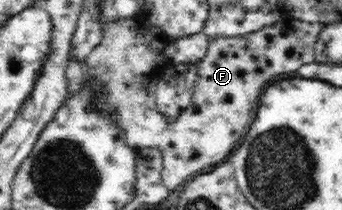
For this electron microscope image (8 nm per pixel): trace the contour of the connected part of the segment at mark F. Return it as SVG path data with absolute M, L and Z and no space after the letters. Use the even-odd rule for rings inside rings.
M142 17L102 28L102 41L88 57L84 70L85 73L97 76L101 80L101 91L105 91L105 94L101 95L98 103L104 107L108 106L110 114L119 121L129 146L138 150L152 147L162 151L164 160L161 183L172 194L173 190L185 185L184 183L192 180L194 175L198 175L198 171L206 171L208 167L219 165L220 161L224 161L232 153L234 145L240 141L242 135L246 136L246 131L251 125L250 113L256 111L258 101L254 99L260 97L258 91L263 92L274 81L294 75L302 65L315 62L317 39L324 26L288 17L284 24L276 23L244 38L214 39L210 43L208 54L200 61L200 77L193 90L192 105L186 106L174 121L171 121L170 116L158 111L155 91L167 66L163 52L166 45L174 45L176 39L165 37L163 30L152 25L151 20Z

